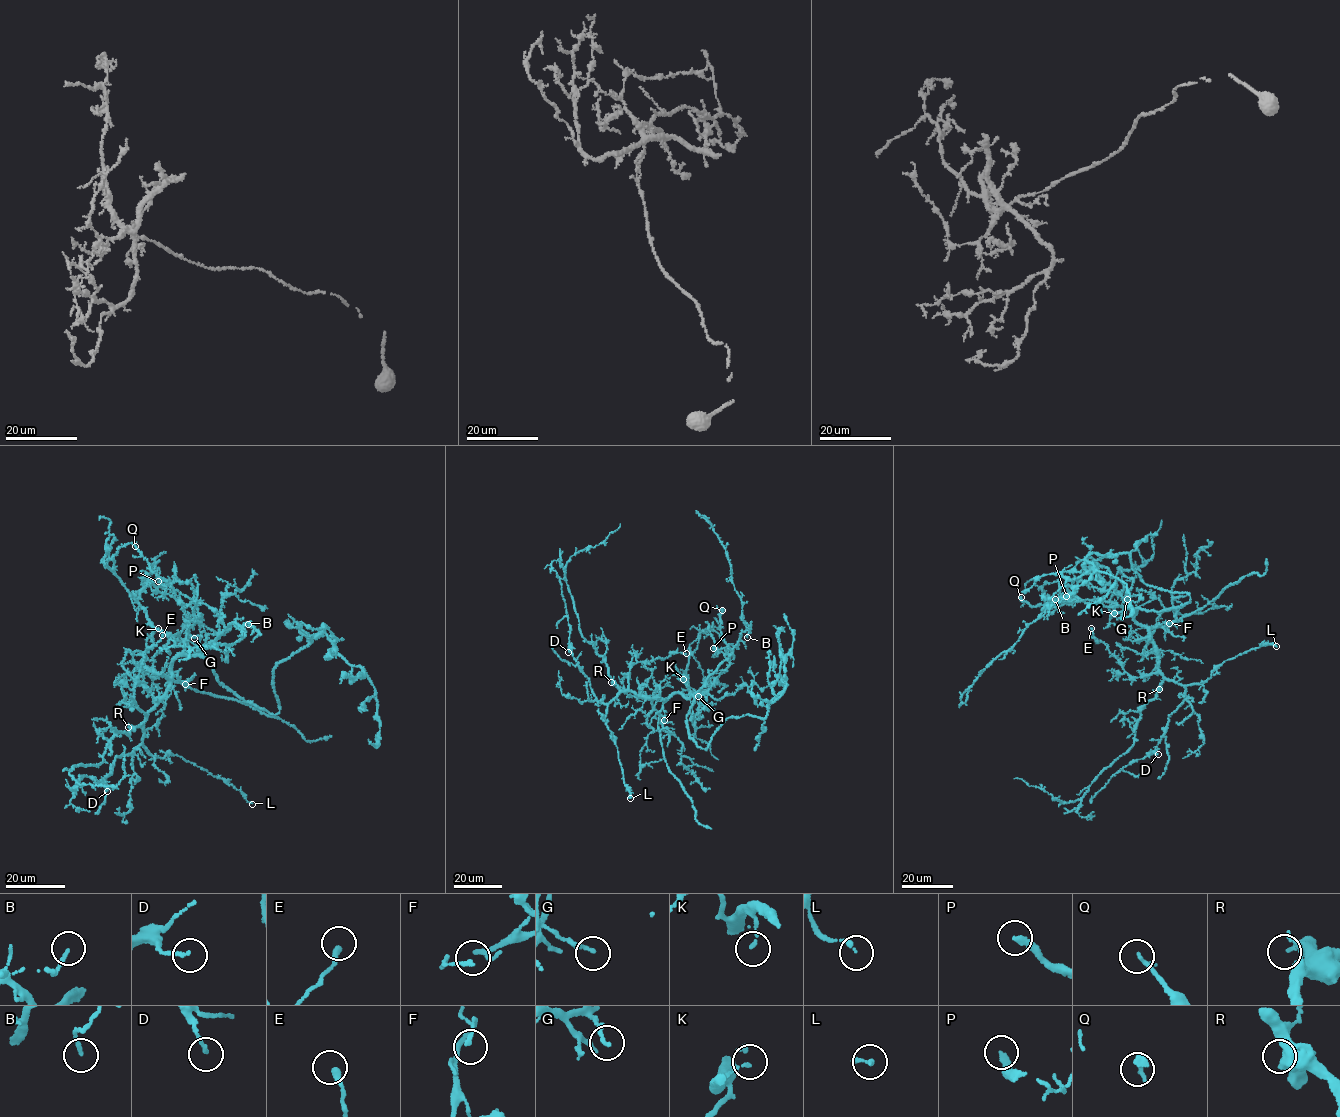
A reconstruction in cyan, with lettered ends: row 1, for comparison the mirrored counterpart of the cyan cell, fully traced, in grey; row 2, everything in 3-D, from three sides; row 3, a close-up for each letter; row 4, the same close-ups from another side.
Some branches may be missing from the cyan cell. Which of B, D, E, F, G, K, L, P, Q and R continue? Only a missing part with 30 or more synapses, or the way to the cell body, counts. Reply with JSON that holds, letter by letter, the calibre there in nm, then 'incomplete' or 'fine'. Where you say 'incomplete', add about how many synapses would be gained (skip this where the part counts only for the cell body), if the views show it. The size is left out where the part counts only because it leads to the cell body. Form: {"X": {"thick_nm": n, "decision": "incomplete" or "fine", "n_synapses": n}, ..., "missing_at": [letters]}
{"B": {"thick_nm": 120, "decision": "fine"}, "D": {"thick_nm": 120, "decision": "fine"}, "E": {"thick_nm": 240, "decision": "fine"}, "F": {"thick_nm": 150, "decision": "fine"}, "G": {"thick_nm": 120, "decision": "fine"}, "K": {"thick_nm": 120, "decision": "fine"}, "L": {"thick_nm": 160, "decision": "fine"}, "P": {"thick_nm": 260, "decision": "fine"}, "Q": {"thick_nm": 180, "decision": "fine"}, "R": {"thick_nm": 190, "decision": "fine"}, "missing_at": []}

